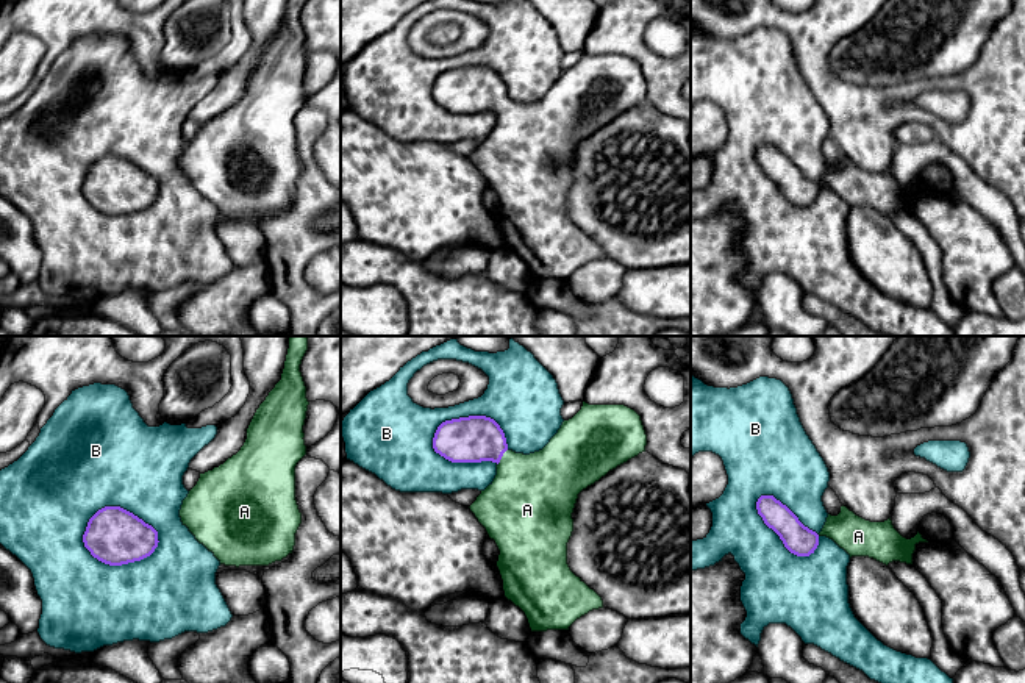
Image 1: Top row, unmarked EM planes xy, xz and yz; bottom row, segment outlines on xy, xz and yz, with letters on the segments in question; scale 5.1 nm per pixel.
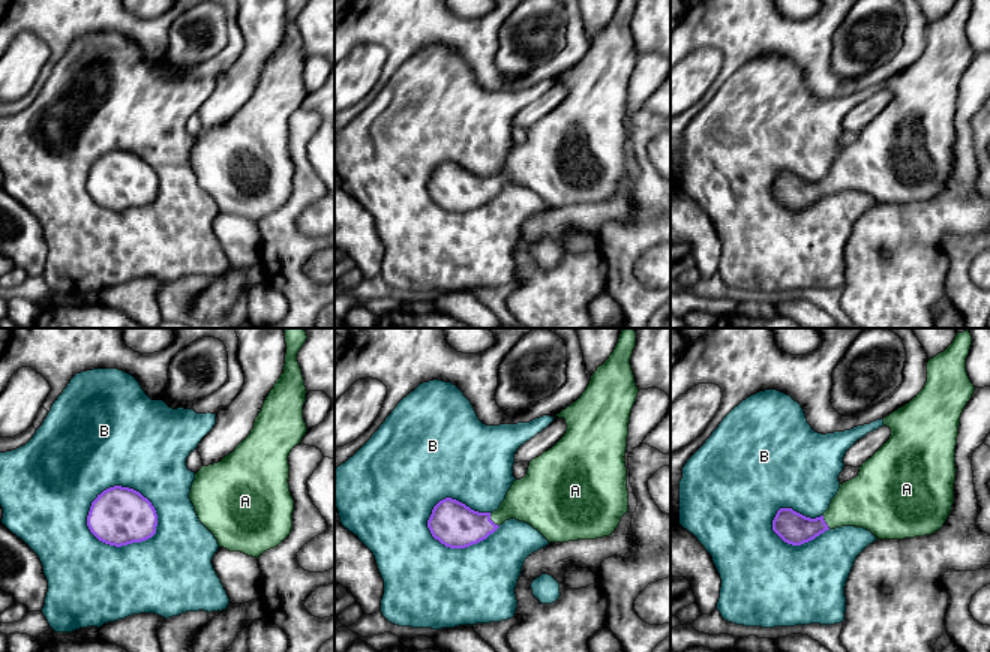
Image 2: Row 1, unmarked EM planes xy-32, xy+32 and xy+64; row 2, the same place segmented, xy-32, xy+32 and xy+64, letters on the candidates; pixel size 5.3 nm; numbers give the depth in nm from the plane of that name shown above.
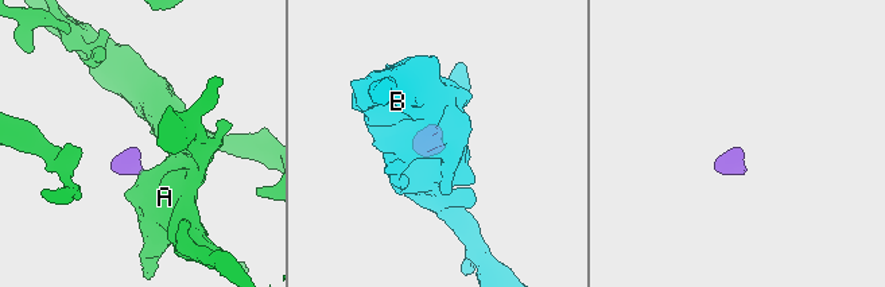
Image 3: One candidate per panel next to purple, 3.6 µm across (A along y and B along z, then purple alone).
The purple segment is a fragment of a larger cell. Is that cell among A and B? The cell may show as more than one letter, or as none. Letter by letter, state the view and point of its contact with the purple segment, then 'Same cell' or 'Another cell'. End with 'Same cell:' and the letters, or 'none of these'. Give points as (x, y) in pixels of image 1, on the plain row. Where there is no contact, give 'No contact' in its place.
A: Touches purple at xz (502, 105). Same cell
B: Touches purple at xy (117, 214). Another cell
Same cell: A

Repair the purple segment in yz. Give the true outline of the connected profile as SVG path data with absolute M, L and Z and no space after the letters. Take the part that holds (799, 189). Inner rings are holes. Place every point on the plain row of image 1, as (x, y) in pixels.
M761 145L756 152L758 164L772 178L784 197L797 206L809 206L819 195L819 184L805 177L798 167L773 145Z

